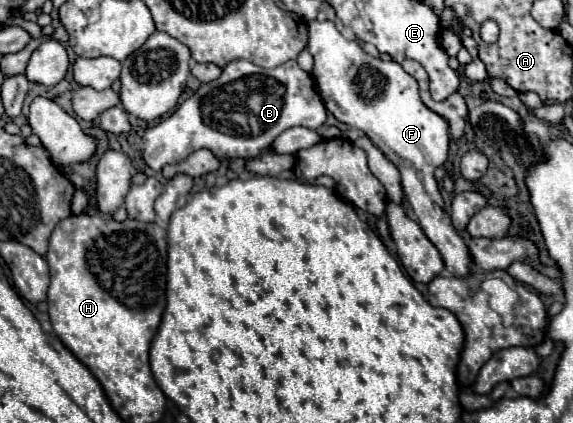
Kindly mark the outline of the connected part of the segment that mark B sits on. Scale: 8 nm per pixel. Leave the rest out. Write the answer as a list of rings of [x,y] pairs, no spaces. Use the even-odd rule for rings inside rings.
[[[247,59],[231,61],[219,79],[203,83],[167,119],[147,129],[141,137],[143,159],[153,171],[181,163],[197,149],[209,149],[215,157],[255,159],[265,153],[275,137],[291,127],[319,129],[327,119],[325,105],[315,91],[313,77],[297,61],[275,69],[263,69]]]

